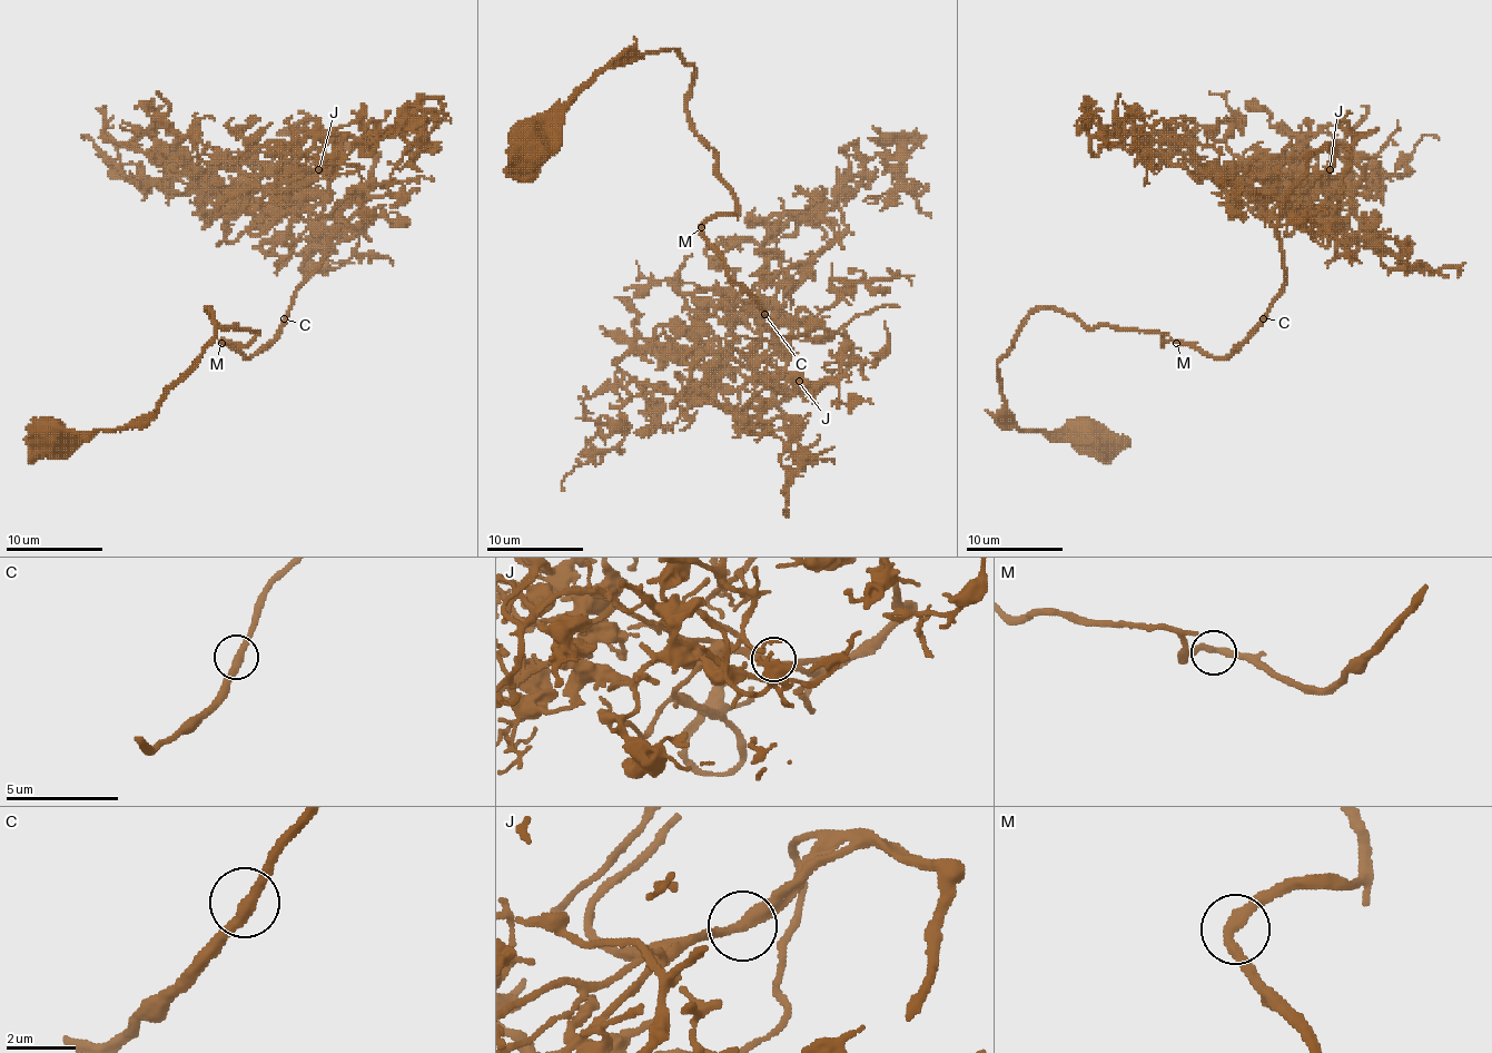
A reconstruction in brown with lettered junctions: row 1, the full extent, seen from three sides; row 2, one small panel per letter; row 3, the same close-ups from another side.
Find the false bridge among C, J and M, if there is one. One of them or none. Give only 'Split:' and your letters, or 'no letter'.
Split: no letter

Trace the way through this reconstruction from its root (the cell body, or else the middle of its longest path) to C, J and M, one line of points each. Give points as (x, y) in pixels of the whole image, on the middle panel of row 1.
C: (527, 138), (608, 68), (672, 49), (694, 68), (690, 126), (735, 200), (701, 237), (764, 314)
J: (527, 138), (608, 68), (692, 66), (735, 200), (701, 237), (781, 336), (851, 347), (798, 382)
M: (527, 138), (608, 68), (672, 49), (694, 68), (690, 126), (713, 150), (735, 200), (733, 215), (701, 227)

